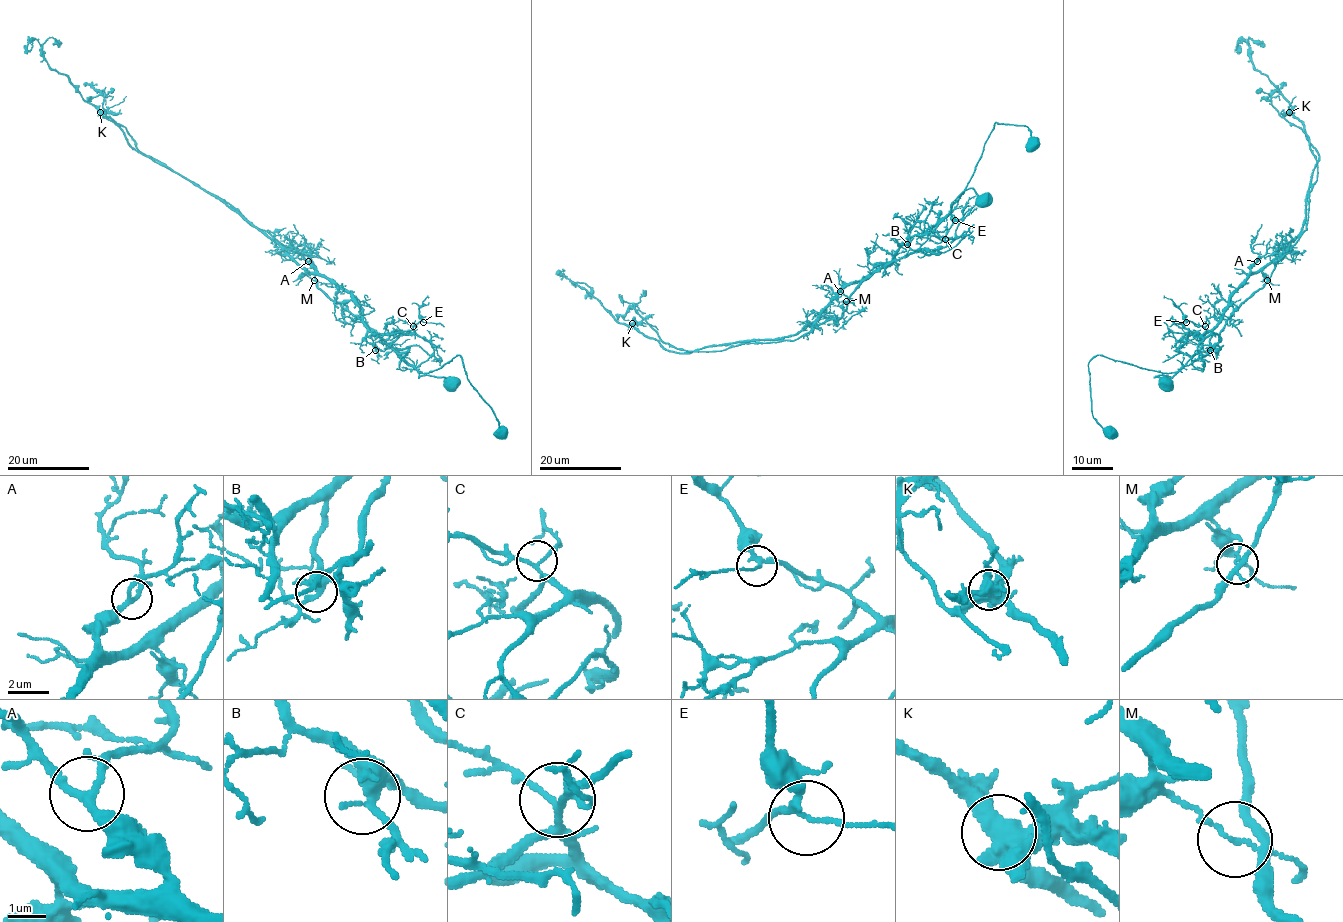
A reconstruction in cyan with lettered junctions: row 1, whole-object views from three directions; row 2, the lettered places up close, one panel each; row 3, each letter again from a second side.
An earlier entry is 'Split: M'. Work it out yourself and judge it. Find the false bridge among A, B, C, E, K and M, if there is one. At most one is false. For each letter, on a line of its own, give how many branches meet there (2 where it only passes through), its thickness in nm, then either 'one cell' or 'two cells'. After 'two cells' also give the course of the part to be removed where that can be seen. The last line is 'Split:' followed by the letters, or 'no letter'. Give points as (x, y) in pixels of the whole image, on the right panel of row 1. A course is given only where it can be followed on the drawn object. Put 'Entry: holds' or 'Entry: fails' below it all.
A: 4 branches meet; 200 nm thick; one cell
B: 4 branches meet; 360 nm thick; one cell
C: 5 branches meet; 160 nm thick; one cell
E: 3 branches meet; 190 nm thick; one cell
K: 6 branches meet; 480 nm thick; one cell
M: 4 branches meet; 130 nm thick; two cells; foreign part runs (1267, 280), (1227, 319), (1219, 340), (1177, 371), (1163, 373), (1100, 355), (1088, 363), (1092, 416), (1117, 436)
Split: M
Entry: holds

